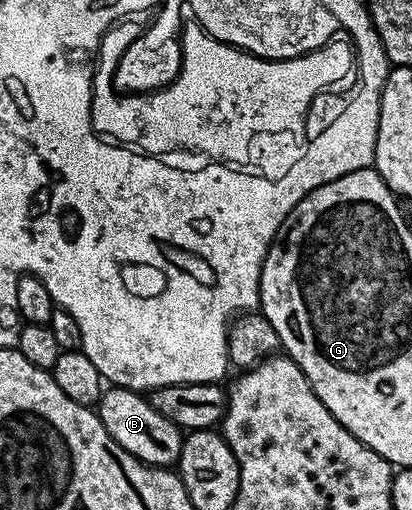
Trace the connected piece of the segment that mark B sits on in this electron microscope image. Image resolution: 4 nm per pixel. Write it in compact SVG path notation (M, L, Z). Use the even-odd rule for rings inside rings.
M108 386L97 404L97 414L101 425L133 457L149 467L171 469L178 464L183 448L184 432L169 417L161 417L157 409L153 409L150 398L128 387Z

